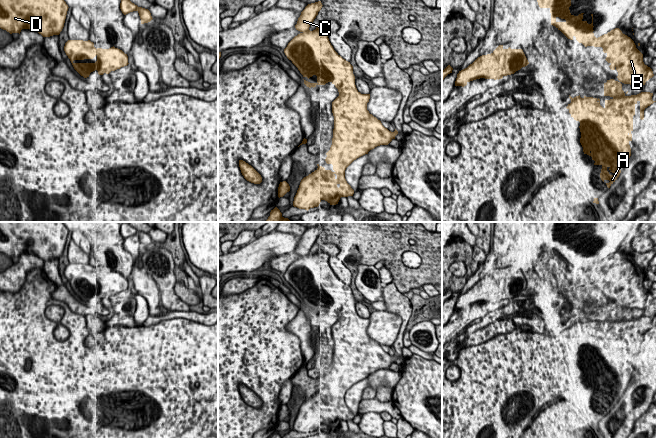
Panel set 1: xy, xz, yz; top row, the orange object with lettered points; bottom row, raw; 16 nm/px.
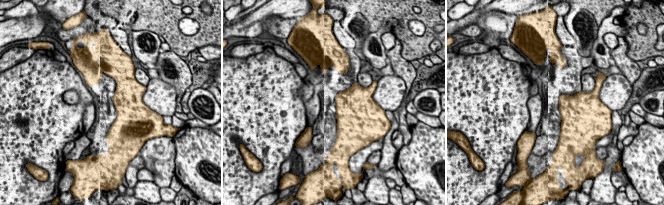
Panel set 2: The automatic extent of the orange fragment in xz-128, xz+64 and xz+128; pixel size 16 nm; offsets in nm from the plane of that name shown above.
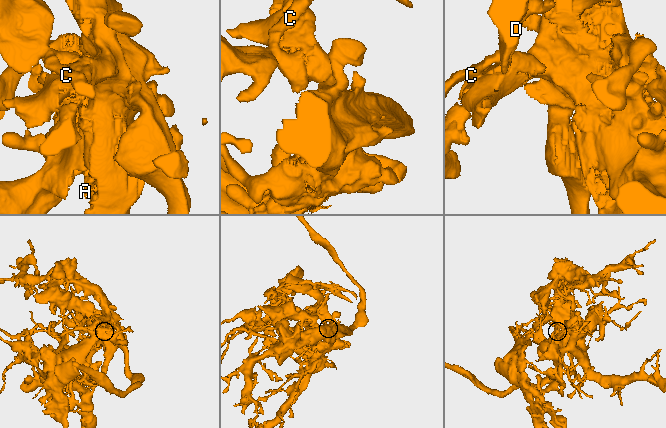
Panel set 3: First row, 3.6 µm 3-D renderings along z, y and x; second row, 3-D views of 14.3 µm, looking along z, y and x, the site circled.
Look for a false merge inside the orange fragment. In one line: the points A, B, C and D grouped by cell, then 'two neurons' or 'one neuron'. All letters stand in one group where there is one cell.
A B C D; one neuron

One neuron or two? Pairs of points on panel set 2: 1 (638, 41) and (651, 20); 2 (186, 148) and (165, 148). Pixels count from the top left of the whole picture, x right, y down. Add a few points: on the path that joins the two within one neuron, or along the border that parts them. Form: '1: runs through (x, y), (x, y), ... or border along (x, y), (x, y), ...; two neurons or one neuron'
1: runs through (644, 39), (651, 32), (651, 26); one neuron
2: border along (172, 137), (175, 143), (174, 171); two neurons

